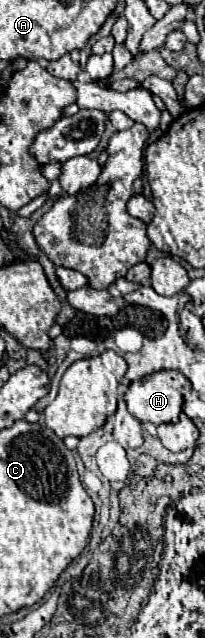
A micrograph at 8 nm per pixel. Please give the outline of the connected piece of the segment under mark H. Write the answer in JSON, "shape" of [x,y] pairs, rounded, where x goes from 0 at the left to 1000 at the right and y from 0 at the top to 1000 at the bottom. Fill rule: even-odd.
{"shape":[[[849,580],[751,583],[654,596],[605,618],[615,636],[683,661],[741,661],[761,668],[790,661],[868,661],[898,599],[898,586]]]}

